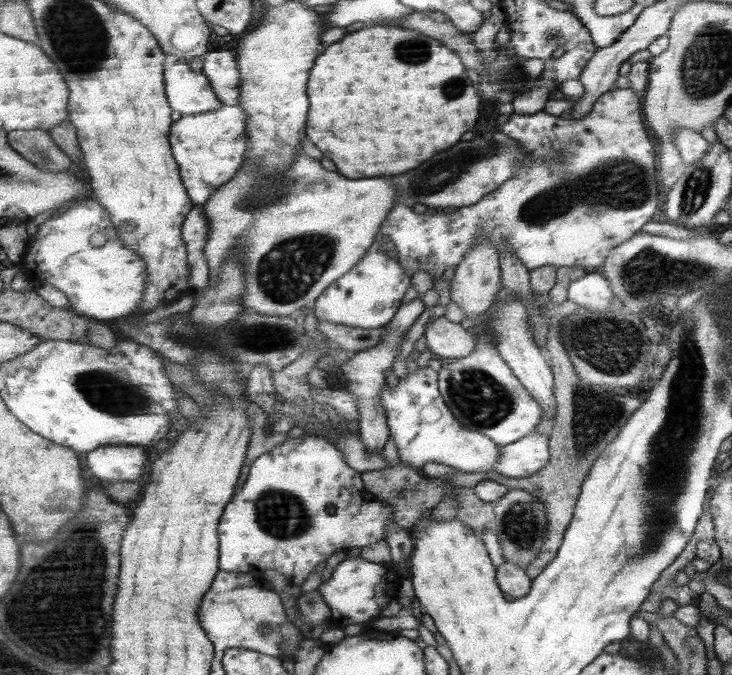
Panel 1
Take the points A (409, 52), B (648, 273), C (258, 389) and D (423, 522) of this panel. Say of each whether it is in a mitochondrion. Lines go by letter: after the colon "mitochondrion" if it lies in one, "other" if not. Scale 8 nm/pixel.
A: mitochondrion
B: mitochondrion
C: other
D: other

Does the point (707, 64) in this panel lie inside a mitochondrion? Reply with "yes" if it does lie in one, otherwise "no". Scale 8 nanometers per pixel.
yes

